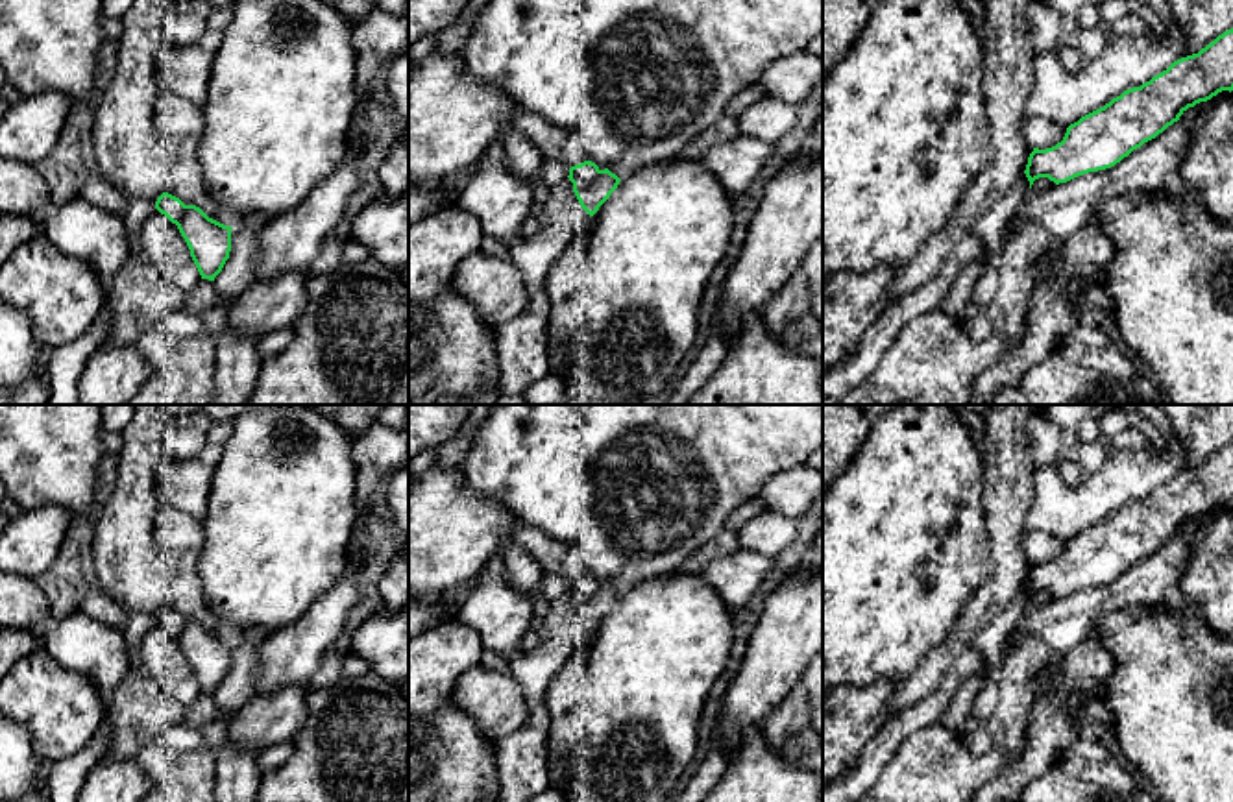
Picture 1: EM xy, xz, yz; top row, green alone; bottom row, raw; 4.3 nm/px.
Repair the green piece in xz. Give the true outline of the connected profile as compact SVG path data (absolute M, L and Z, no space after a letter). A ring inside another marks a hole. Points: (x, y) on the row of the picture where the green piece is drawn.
M584 161L569 168L569 181L580 207L593 216L599 207L617 188L619 177L608 168L601 170L595 163Z

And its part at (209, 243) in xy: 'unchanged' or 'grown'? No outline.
unchanged

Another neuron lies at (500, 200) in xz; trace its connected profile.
M492 144L475 163L475 172L457 198L484 235L510 244L534 203L531 179L516 176L501 144Z

